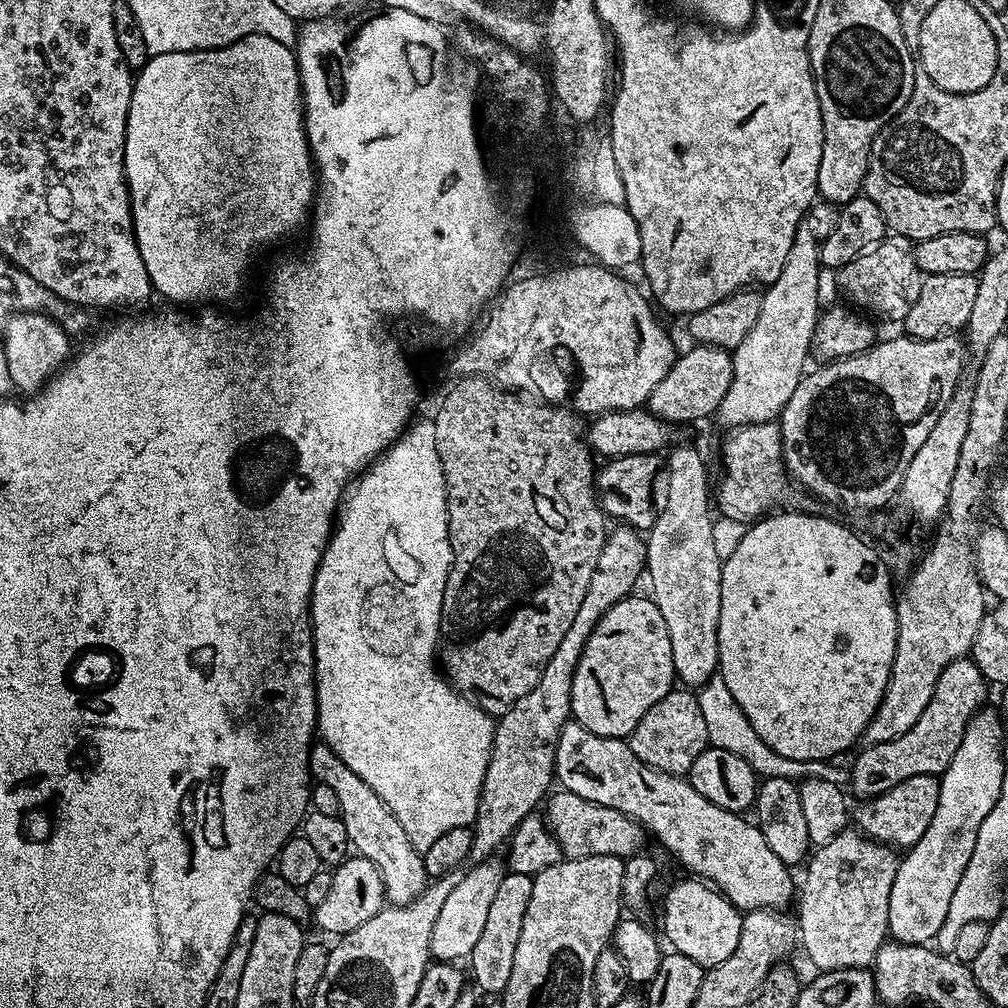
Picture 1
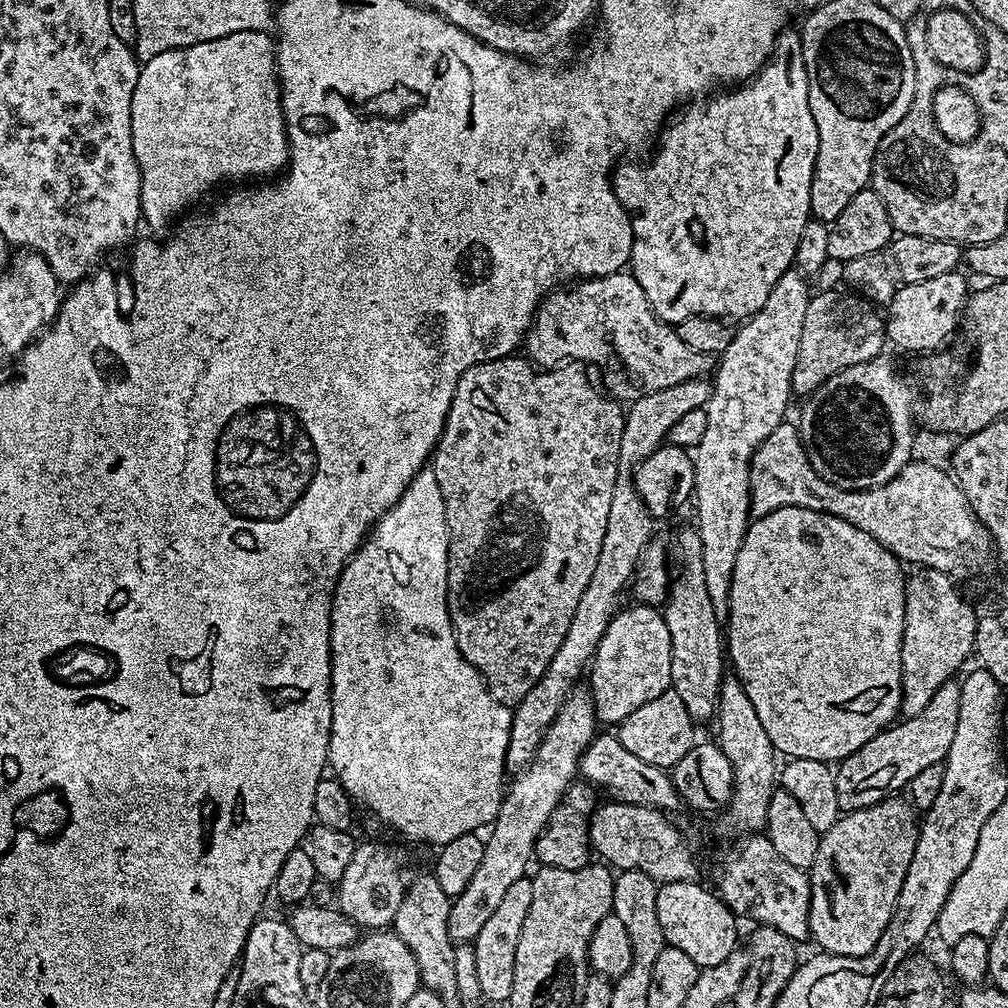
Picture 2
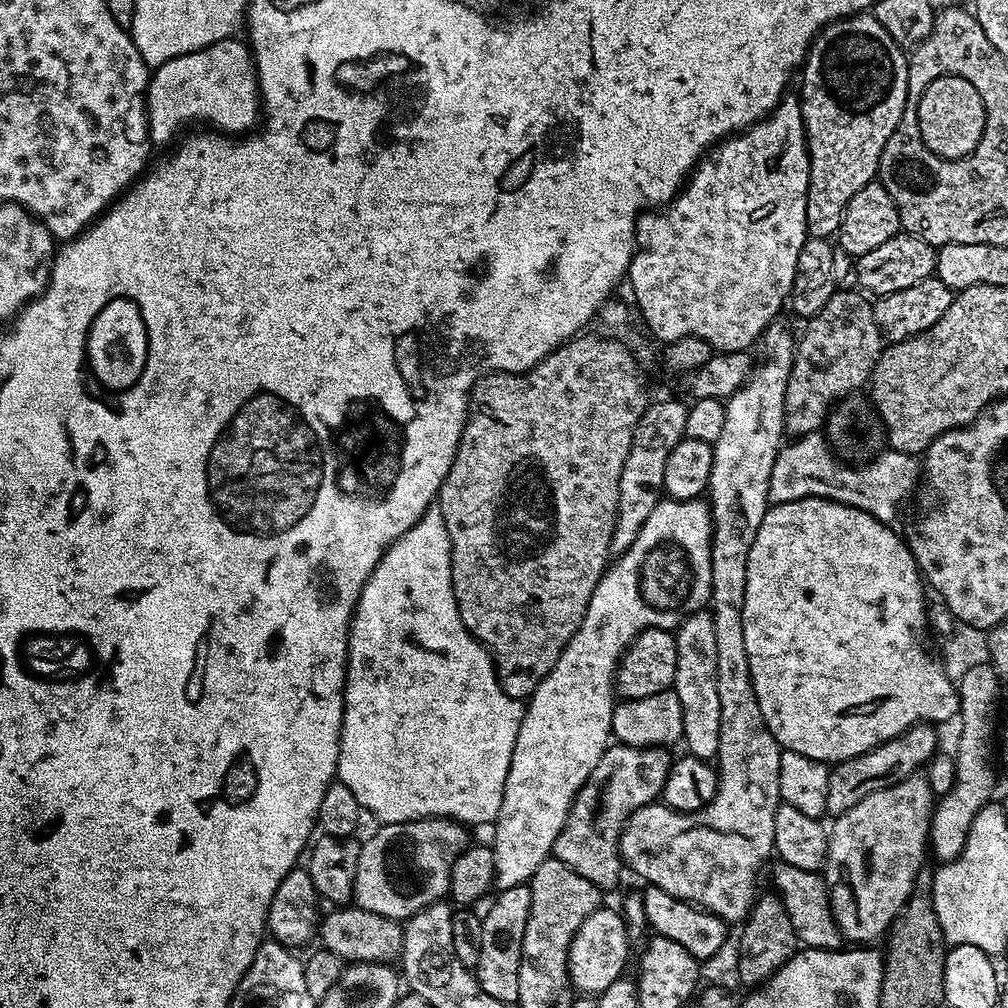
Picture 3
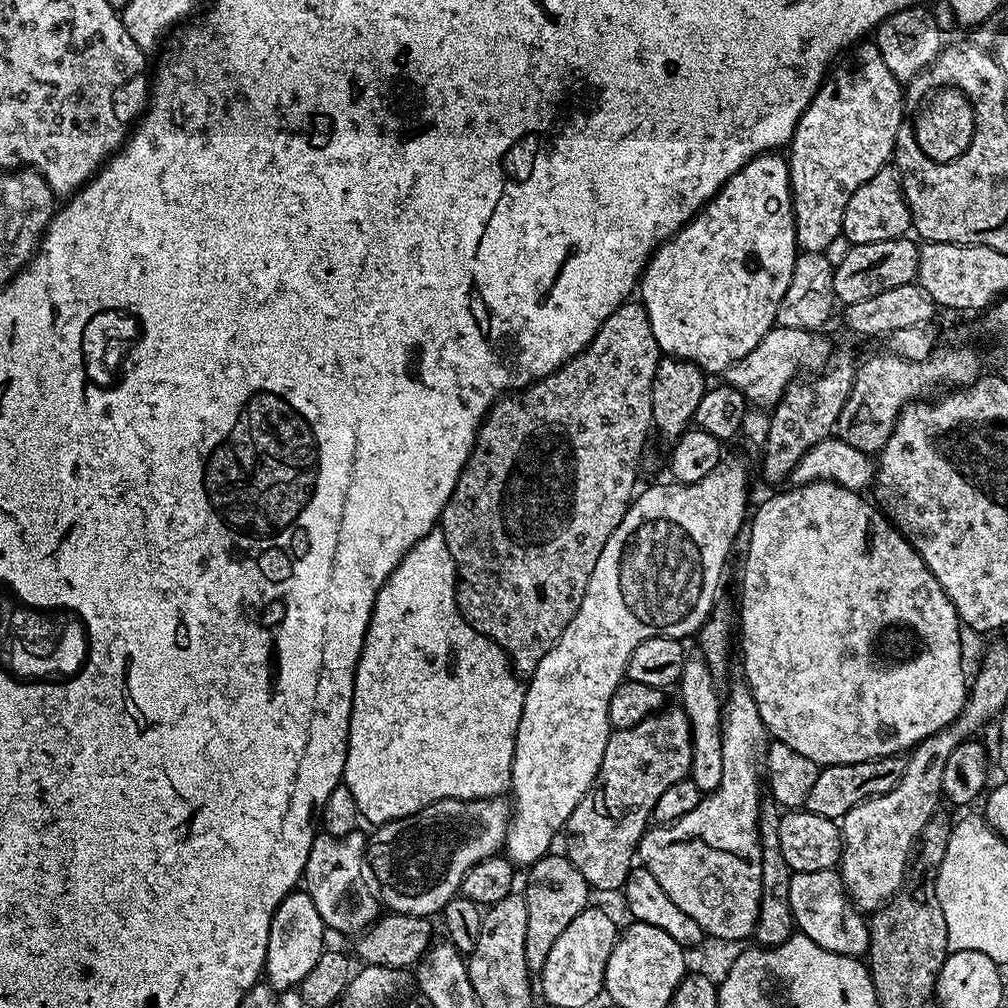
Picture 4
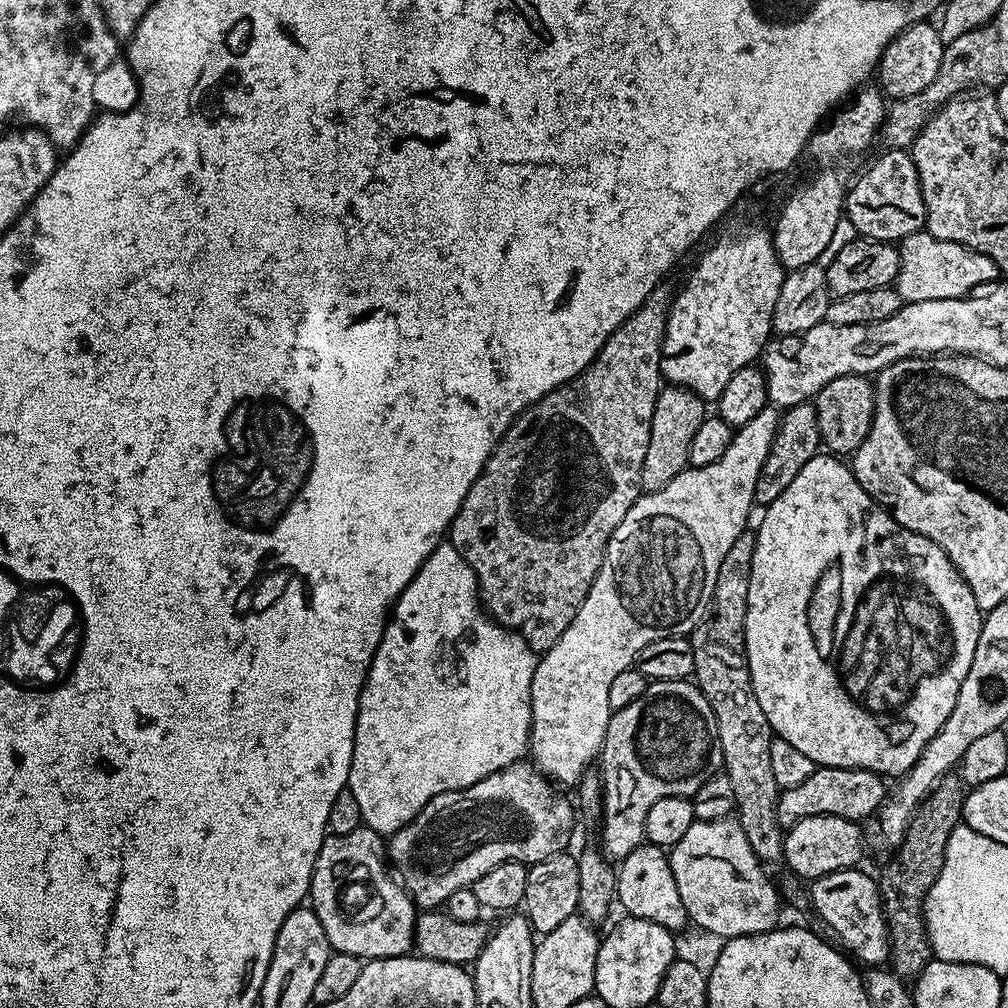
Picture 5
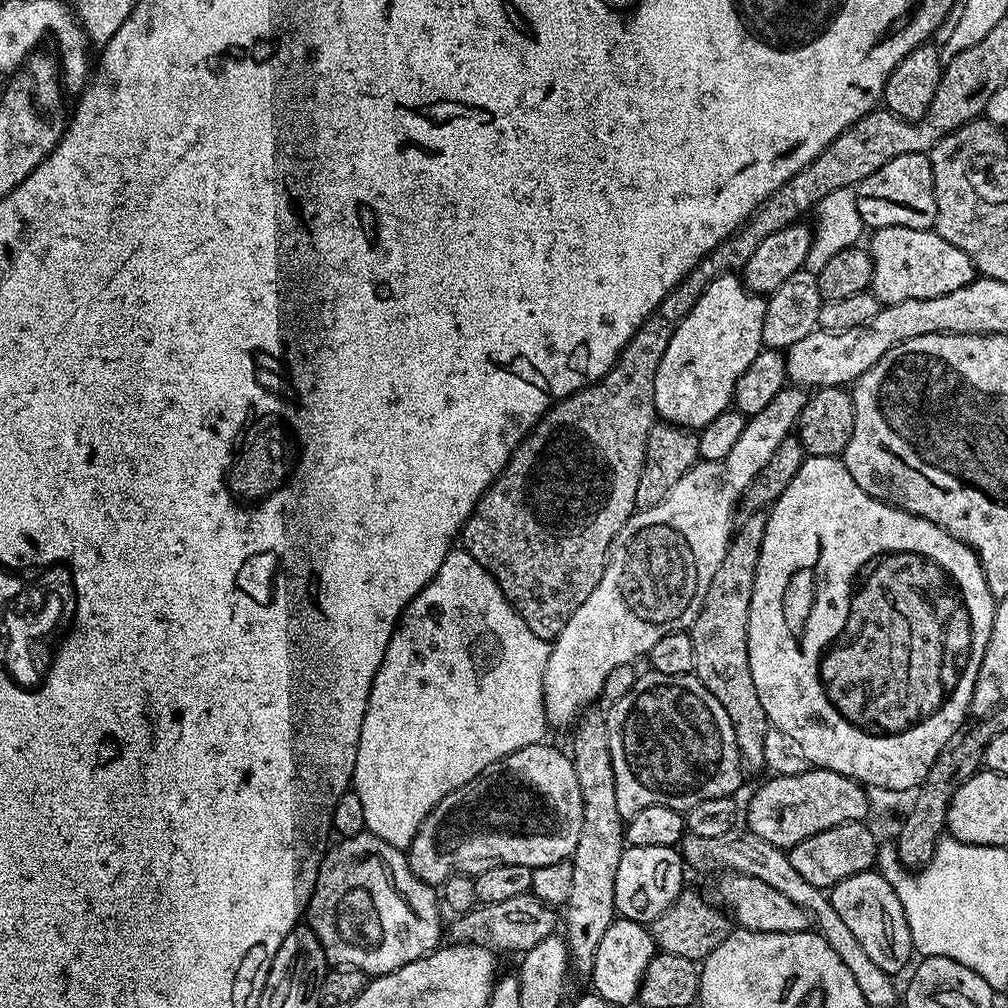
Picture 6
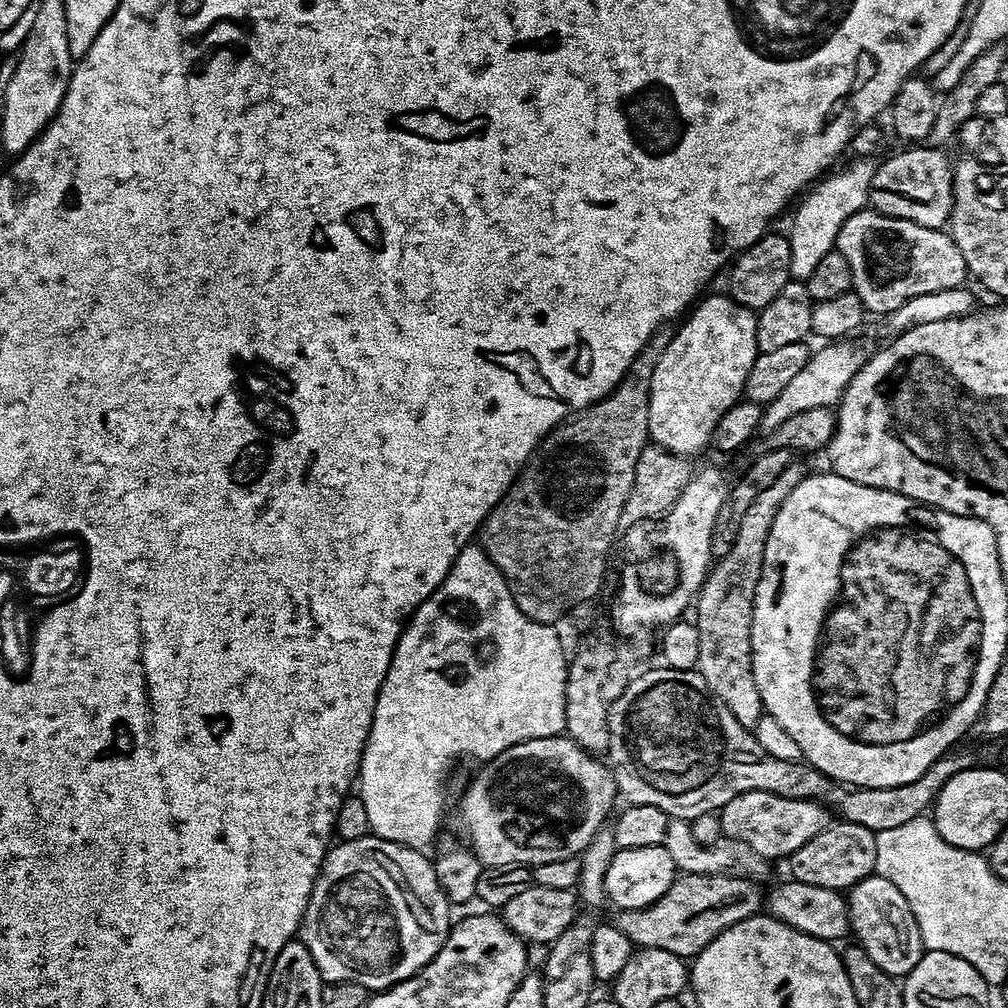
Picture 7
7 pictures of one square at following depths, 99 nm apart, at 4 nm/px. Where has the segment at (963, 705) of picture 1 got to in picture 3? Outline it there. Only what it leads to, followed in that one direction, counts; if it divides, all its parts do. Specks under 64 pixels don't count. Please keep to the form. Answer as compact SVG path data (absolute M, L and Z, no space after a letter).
M925 722L907 728L892 740L871 748L869 752L858 754L849 760L841 760L828 774L828 811L829 817L841 816L850 806L858 806L866 794L874 794L874 790L886 790L906 778L917 775L936 755L936 732L931 723Z

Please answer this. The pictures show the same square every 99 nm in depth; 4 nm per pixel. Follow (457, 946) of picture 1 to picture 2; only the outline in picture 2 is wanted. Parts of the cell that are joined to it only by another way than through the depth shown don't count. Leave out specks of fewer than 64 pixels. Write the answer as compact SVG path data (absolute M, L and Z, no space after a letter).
M587 691L579 692L569 696L562 710L558 710L538 746L536 758L515 773L516 781L513 784L511 781L501 799L496 819L490 825L492 833L484 840L482 862L474 878L470 878L470 886L452 900L448 929L453 945L472 944L478 930L494 915L506 890L510 890L514 882L525 879L527 872L524 871L534 860L536 839L542 834L550 814L554 814L554 806L558 806L564 792L577 779L582 754L598 732L591 695Z

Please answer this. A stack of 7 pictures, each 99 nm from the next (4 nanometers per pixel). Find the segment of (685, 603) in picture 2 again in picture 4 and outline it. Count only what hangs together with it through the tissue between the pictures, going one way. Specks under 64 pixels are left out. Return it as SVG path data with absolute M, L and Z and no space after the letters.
M699 654L689 655L684 661L684 669L680 675L678 691L680 691L679 707L688 715L692 727L692 771L690 778L701 790L709 794L715 791L722 782L722 696L716 693L717 677L709 670L704 657Z

